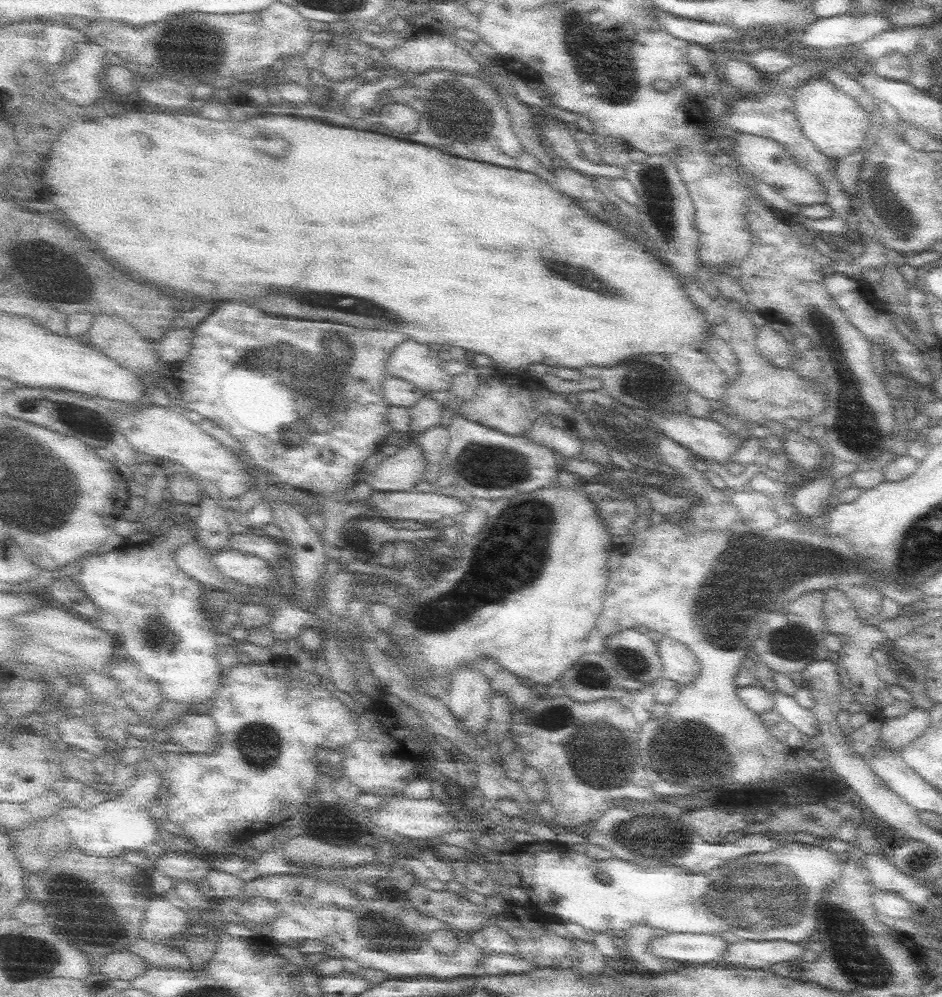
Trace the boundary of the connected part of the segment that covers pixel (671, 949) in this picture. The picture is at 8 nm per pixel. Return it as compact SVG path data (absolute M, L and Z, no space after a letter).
M676 934L657 935L648 946L652 956L672 958L676 962L690 965L706 965L720 962L725 957L729 943L717 934Z

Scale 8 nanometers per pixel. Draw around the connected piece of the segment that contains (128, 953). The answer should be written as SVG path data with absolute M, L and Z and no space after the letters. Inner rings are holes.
M128 949L116 952L116 954L108 954L104 959L106 962L102 966L102 972L110 976L110 981L134 980L150 968L145 958Z

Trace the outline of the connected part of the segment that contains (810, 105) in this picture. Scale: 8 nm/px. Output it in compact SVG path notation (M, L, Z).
M823 76L813 77L804 85L792 90L795 100L796 116L802 132L826 155L832 159L842 159L864 148L864 139L872 128L868 114L854 98L838 90L836 86L824 80Z

